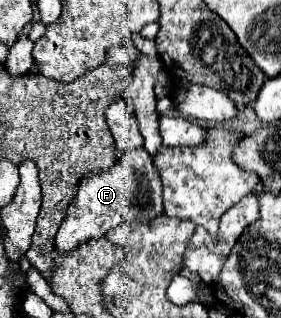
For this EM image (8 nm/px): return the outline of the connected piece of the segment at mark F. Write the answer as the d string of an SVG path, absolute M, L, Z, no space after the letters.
M144 147L122 155L110 171L100 175L88 175L86 181L78 185L76 199L68 207L68 215L60 225L56 235L56 249L60 253L76 249L76 245L104 237L112 227L126 221L148 221L162 215L162 183L156 167L152 165L152 157Z

